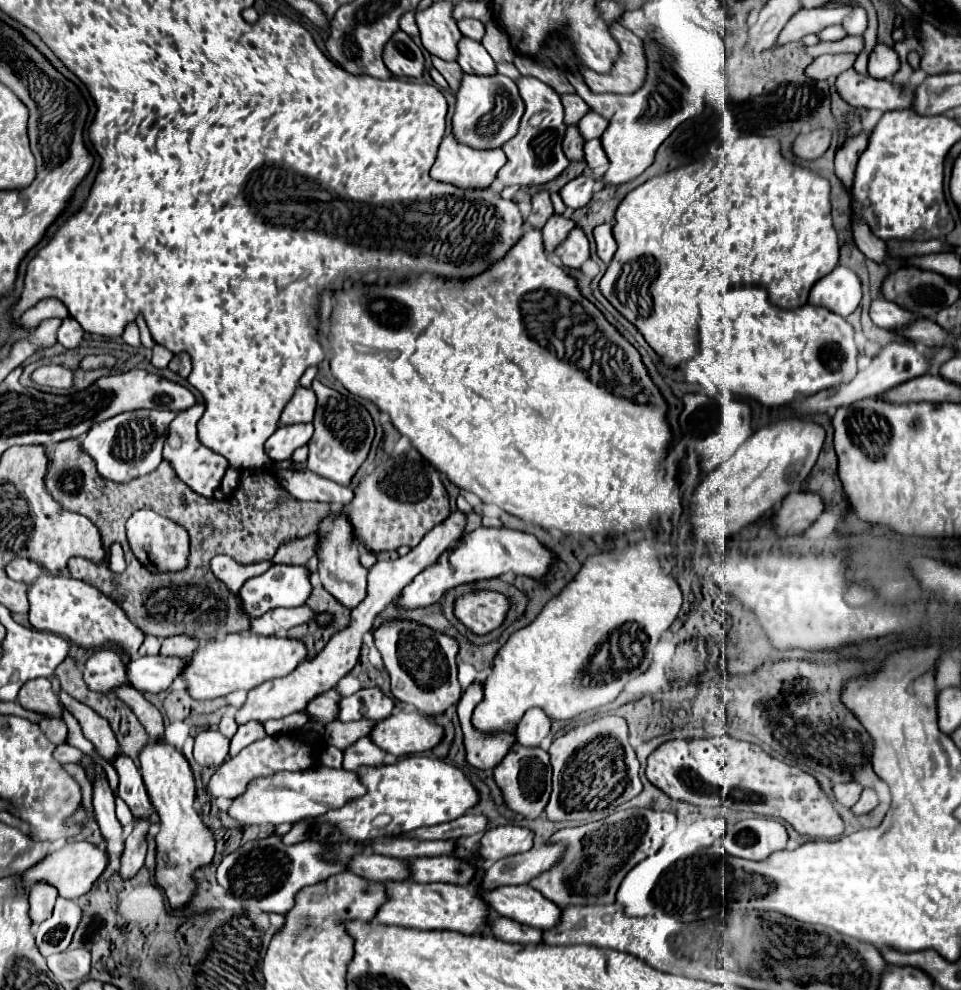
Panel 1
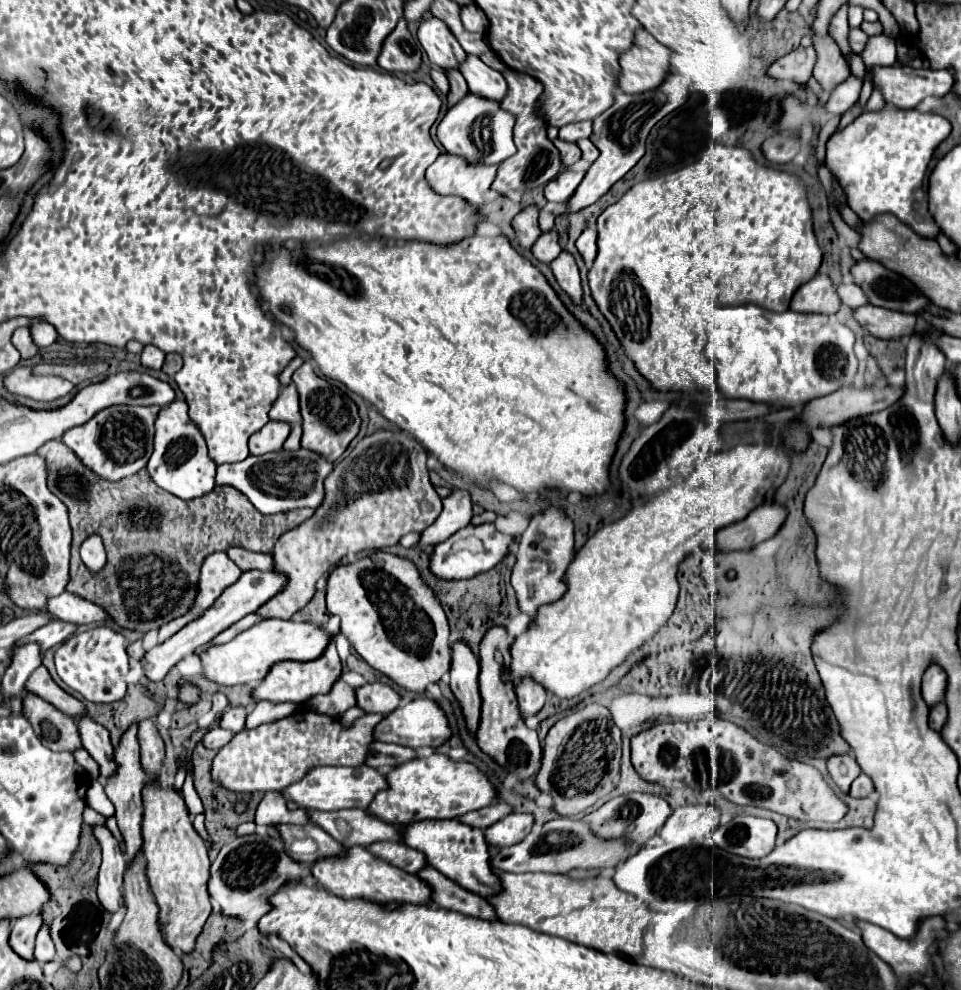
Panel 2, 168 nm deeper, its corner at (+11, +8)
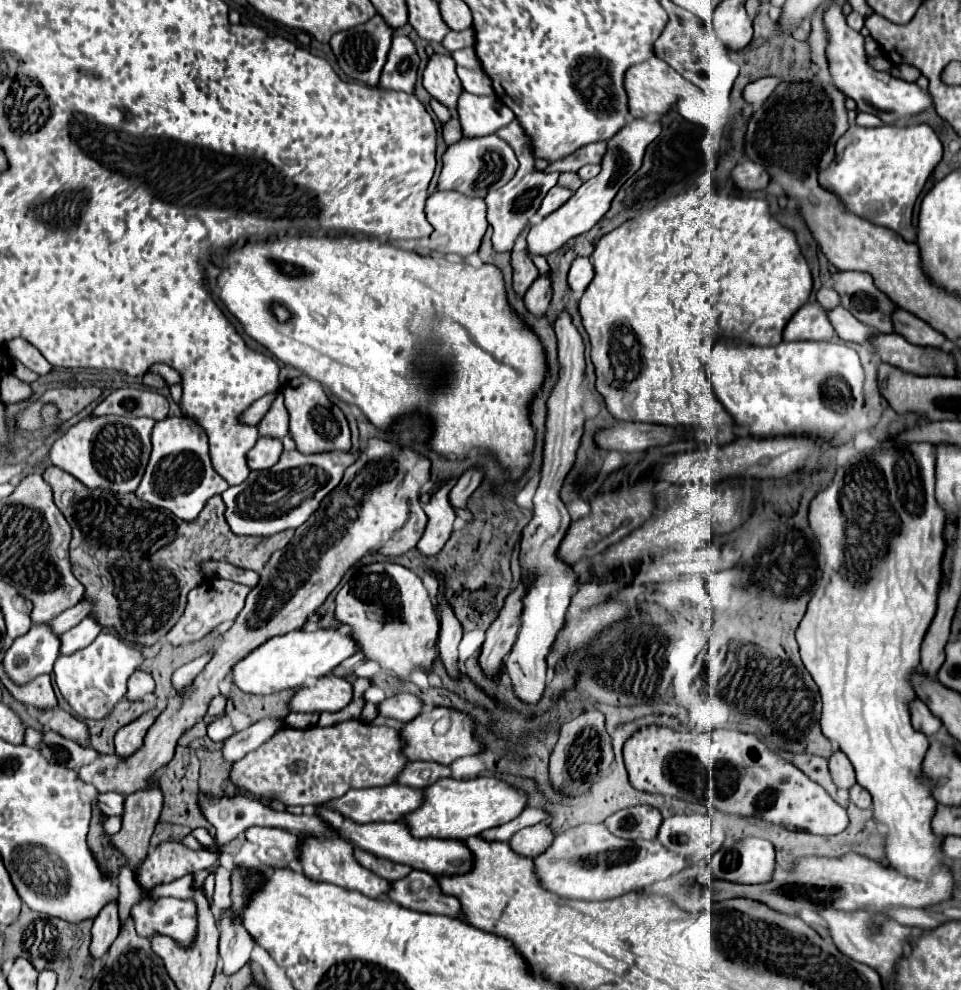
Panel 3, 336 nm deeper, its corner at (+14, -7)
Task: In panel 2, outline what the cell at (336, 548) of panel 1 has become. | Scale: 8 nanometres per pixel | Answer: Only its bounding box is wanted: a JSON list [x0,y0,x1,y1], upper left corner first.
[326,551,452,693]

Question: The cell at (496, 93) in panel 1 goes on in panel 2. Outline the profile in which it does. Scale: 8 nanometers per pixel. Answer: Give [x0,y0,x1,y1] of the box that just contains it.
[438,93,516,163]

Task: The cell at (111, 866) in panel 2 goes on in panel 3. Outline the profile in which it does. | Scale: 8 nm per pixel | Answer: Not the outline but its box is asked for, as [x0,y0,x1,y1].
[89,904,119,958]

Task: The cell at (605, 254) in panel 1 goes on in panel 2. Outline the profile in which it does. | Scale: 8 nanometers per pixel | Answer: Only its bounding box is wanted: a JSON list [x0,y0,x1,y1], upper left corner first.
[576,229,596,269]

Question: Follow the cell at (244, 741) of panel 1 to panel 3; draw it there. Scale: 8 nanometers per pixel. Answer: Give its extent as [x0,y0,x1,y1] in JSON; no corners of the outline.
[207,716,233,742]

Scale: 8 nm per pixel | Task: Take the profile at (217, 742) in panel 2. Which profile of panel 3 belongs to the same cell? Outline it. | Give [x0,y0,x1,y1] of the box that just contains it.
[223,718,285,762]

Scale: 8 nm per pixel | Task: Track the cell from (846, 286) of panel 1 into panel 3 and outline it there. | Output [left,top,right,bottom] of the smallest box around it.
[783,302,835,340]

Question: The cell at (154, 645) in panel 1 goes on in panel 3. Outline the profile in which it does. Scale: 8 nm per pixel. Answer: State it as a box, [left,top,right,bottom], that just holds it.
[125,670,155,702]

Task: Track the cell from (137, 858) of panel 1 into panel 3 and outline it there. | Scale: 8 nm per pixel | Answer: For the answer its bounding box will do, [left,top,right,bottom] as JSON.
[115,708,161,758]

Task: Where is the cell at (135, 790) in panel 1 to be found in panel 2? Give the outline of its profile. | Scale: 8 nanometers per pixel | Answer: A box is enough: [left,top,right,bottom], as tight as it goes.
[78,715,116,781]

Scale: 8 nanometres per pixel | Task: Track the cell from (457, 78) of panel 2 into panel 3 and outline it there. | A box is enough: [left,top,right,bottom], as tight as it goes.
[443,112,461,146]

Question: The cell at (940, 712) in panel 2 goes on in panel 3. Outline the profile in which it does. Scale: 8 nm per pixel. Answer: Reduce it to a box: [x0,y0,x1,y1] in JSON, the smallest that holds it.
[909,700,941,736]

